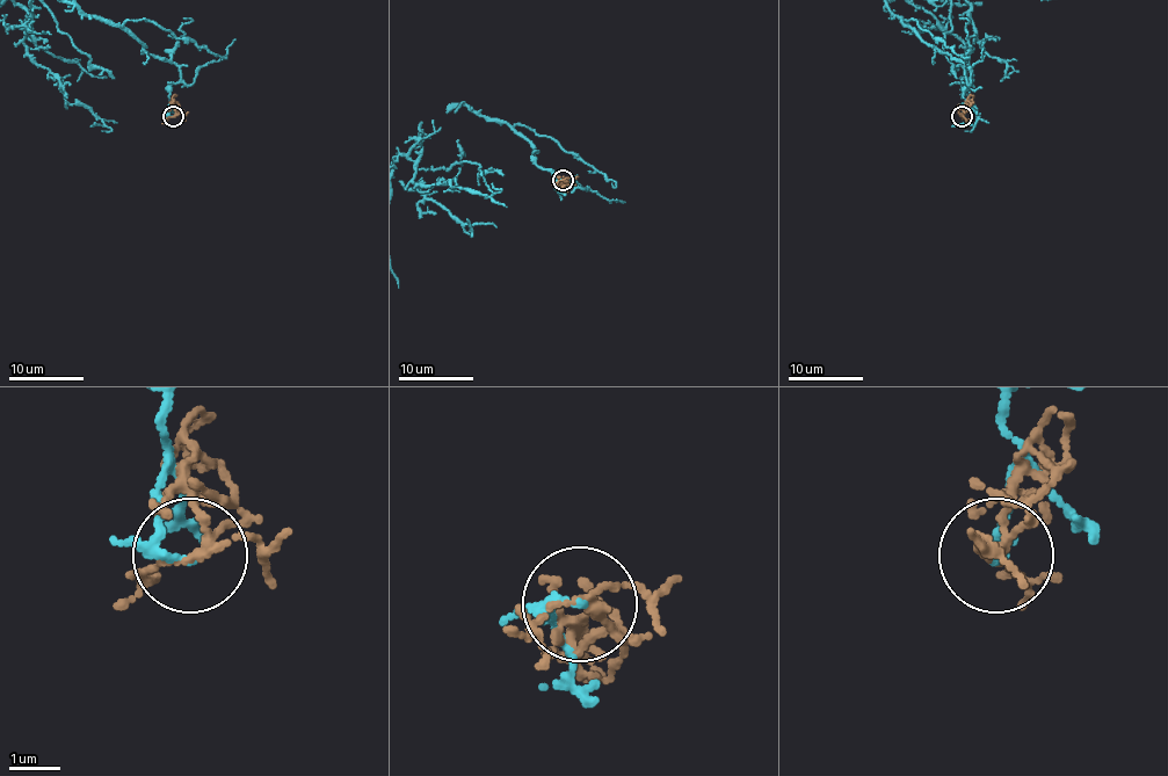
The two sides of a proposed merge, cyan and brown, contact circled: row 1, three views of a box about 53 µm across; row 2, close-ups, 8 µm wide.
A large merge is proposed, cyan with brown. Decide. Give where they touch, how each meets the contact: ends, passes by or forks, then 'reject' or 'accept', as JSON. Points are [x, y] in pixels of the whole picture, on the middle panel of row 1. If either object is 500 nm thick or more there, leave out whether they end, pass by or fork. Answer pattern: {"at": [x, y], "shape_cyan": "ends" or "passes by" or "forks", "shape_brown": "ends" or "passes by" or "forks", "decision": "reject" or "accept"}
{"at": [563, 180], "shape_cyan": "passes by", "shape_brown": "forks", "decision": "reject"}

